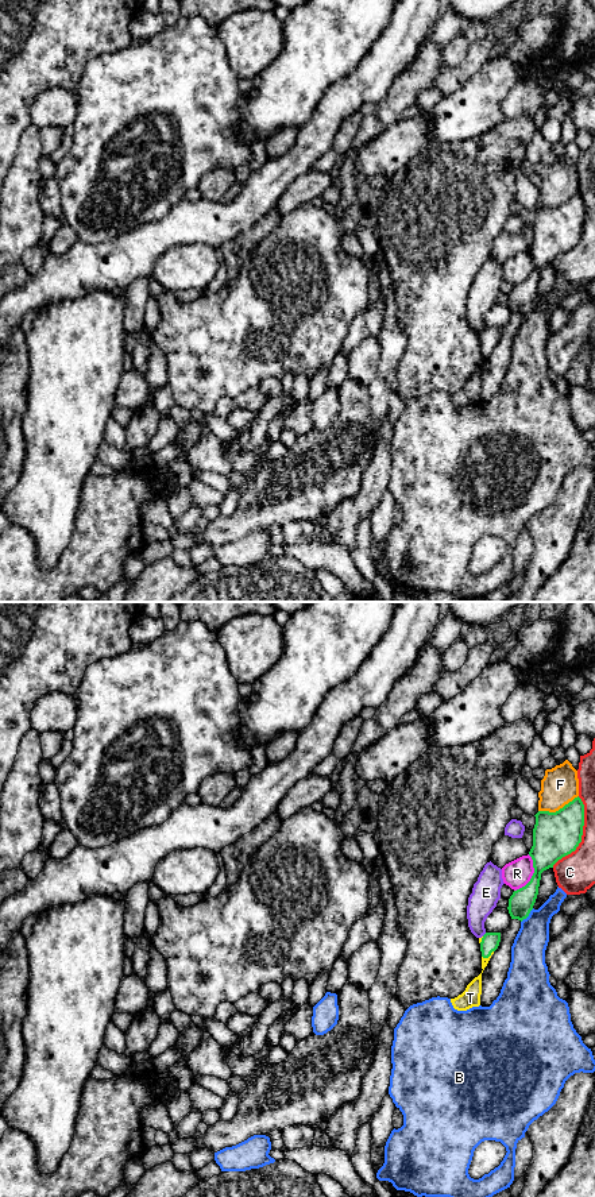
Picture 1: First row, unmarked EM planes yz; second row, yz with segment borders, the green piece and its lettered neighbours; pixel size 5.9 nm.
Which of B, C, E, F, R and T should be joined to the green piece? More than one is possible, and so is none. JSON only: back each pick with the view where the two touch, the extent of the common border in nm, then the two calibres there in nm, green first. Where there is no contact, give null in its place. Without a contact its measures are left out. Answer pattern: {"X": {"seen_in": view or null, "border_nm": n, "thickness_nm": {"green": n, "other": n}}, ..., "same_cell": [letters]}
{"T": {"seen_in": "yz", "border_nm": 80, "thickness_nm": {"green": 110, "other": 100}}, "same_cell": ["T"]}

